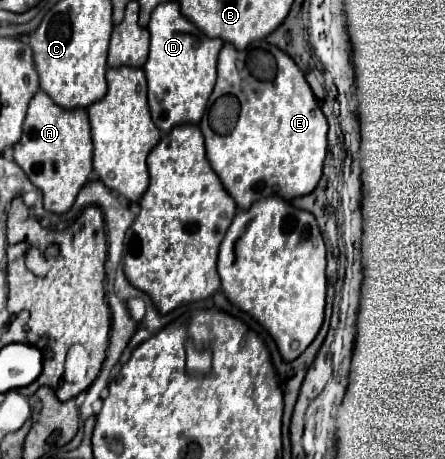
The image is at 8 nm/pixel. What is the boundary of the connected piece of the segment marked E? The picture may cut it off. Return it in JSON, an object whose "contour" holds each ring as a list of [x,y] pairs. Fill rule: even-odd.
{"contour":[[[225,44],[221,48],[219,64],[217,64],[217,84],[211,94],[211,106],[207,110],[211,126],[203,128],[207,142],[205,146],[209,152],[207,158],[239,208],[249,208],[249,204],[273,194],[285,200],[293,200],[295,196],[309,194],[321,178],[321,168],[327,154],[327,120],[321,112],[319,100],[315,98],[311,86],[305,80],[305,74],[287,52],[279,50],[273,44],[271,44],[271,52],[277,58],[277,78],[273,82],[259,82],[249,74],[247,68],[239,70],[239,52],[235,52],[231,44]],[[233,98],[239,100],[239,106],[219,106],[221,104],[219,100],[233,100]]]}

